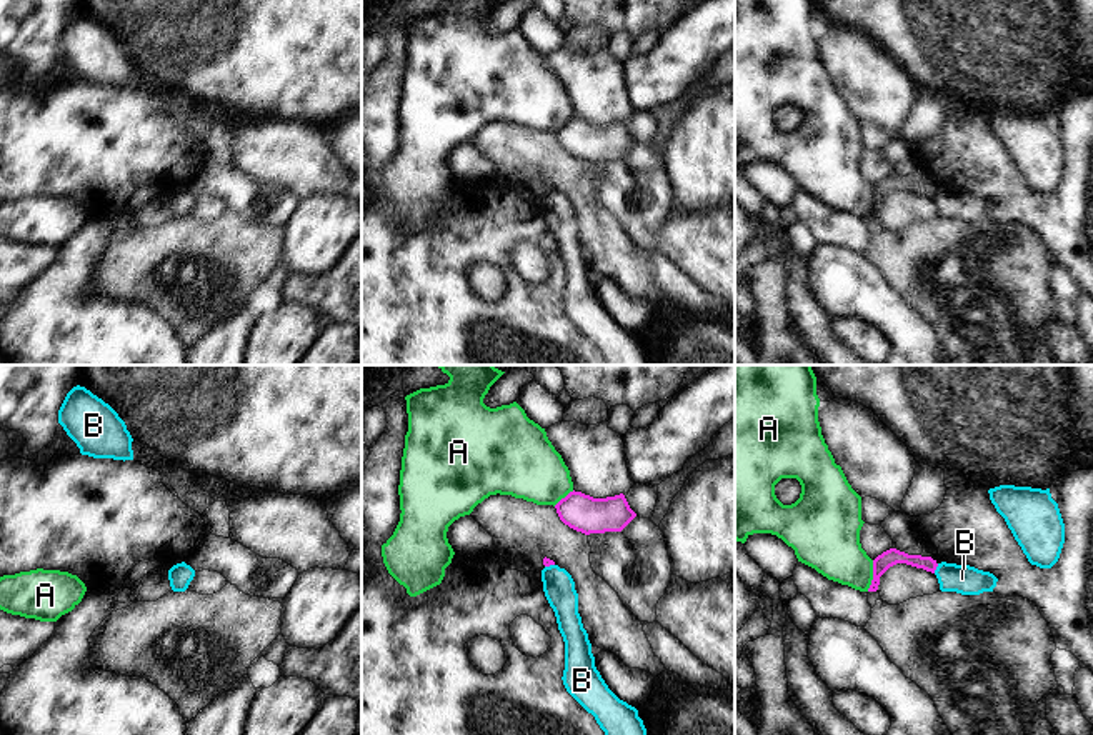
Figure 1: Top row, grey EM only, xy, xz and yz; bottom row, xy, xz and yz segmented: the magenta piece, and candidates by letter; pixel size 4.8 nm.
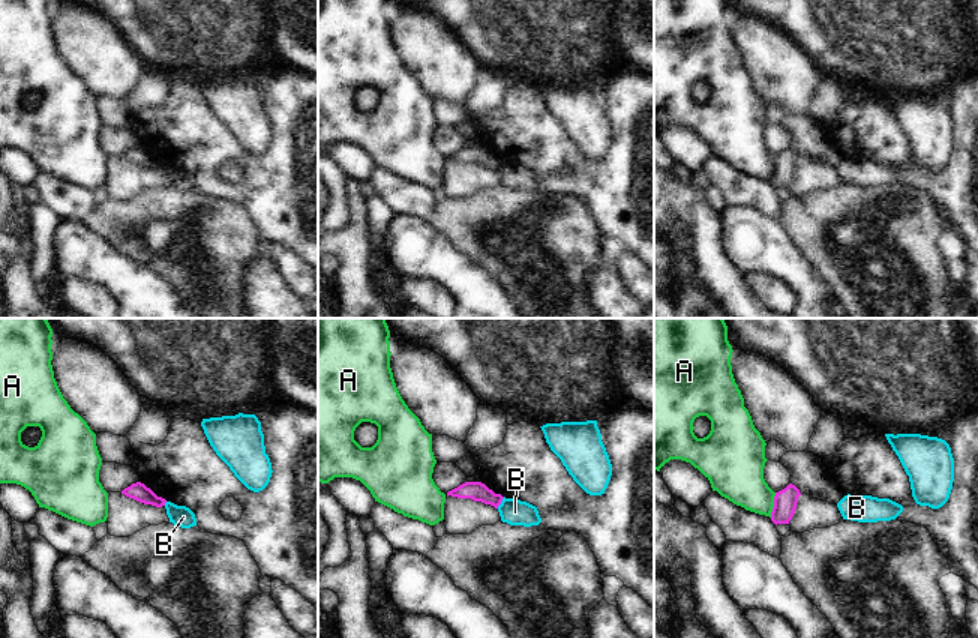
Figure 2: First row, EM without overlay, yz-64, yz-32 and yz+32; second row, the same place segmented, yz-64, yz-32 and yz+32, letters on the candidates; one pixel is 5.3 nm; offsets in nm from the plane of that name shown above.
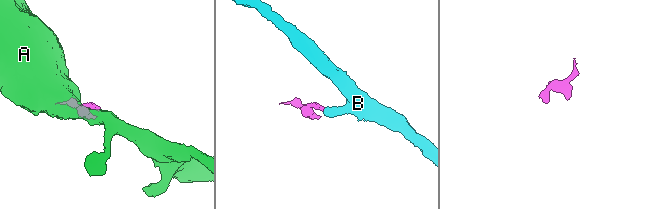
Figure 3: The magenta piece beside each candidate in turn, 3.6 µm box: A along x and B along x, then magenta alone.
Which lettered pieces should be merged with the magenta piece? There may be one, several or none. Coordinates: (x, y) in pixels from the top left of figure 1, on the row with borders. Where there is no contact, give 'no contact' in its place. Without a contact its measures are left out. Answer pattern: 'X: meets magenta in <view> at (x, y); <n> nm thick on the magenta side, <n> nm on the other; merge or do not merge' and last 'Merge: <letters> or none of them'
A: meets magenta in yz at (873, 575); 80 nm thick on the magenta side, 280 nm on the other; do not merge
B: meets magenta in yz at (935, 569); 80 nm thick on the magenta side, 140 nm on the other; do not merge
Merge: none of them

